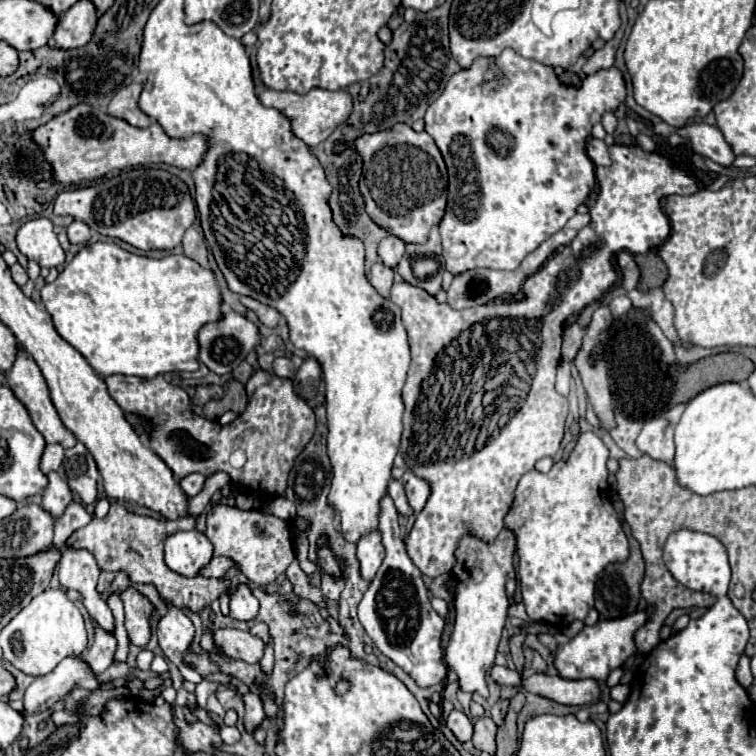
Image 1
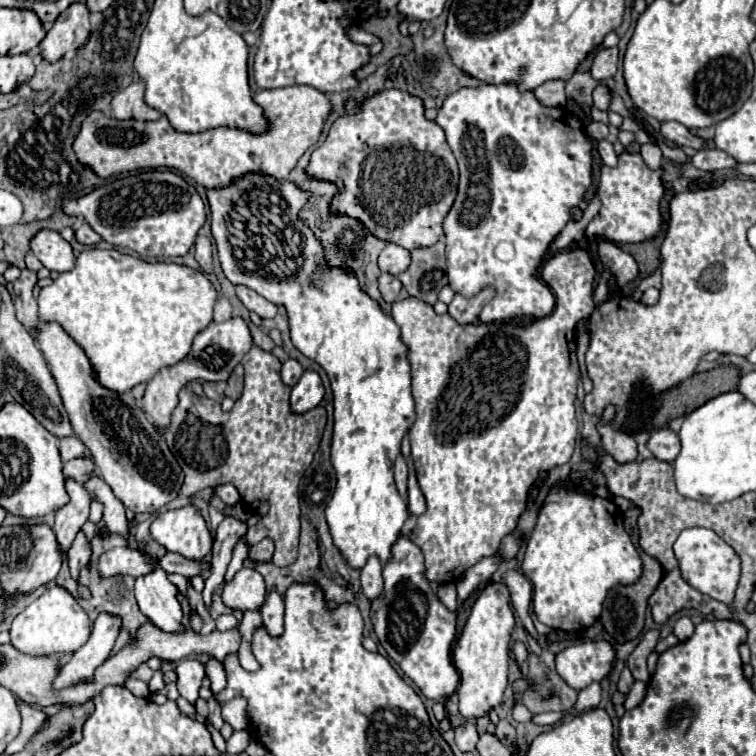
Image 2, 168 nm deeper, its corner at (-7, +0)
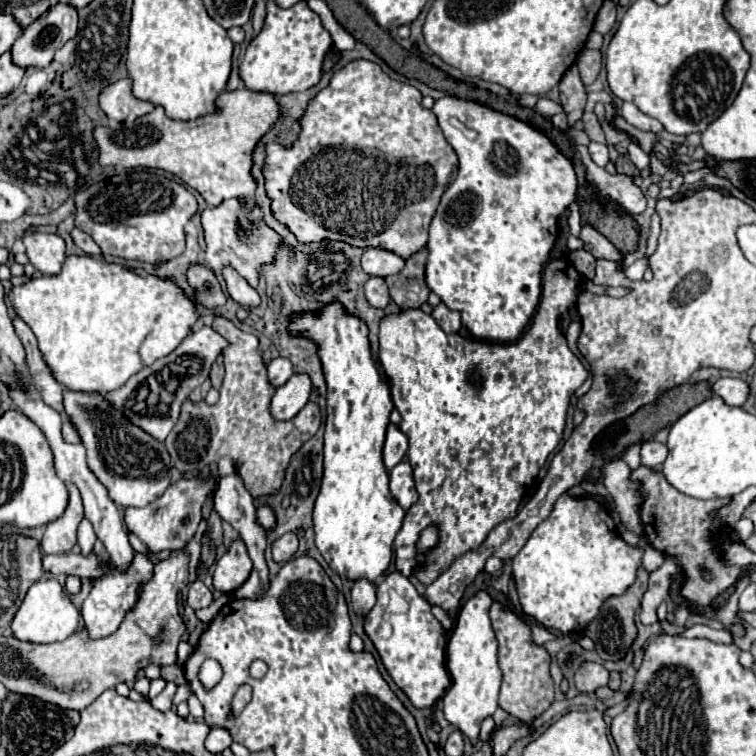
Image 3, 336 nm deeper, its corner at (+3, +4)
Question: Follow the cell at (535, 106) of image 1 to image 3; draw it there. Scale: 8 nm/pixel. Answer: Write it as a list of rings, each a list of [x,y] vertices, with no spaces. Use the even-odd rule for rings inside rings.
[[[446,95],[442,99],[438,99],[432,107],[432,113],[438,117],[438,123],[440,123],[440,129],[444,133],[444,137],[448,139],[448,143],[452,145],[452,149],[456,151],[458,155],[458,175],[454,179],[454,183],[446,189],[446,193],[442,195],[442,201],[438,205],[438,211],[432,219],[432,225],[430,225],[430,239],[428,239],[428,263],[426,263],[426,283],[430,287],[430,291],[434,291],[444,303],[448,309],[456,309],[460,311],[462,315],[462,325],[478,339],[482,341],[502,341],[502,343],[510,343],[510,341],[516,341],[520,337],[520,333],[524,331],[524,327],[528,325],[530,317],[534,315],[536,307],[538,307],[538,291],[542,287],[542,269],[544,265],[548,263],[548,255],[550,255],[550,249],[554,247],[554,241],[556,241],[556,235],[558,235],[558,217],[560,213],[576,199],[576,189],[578,189],[578,183],[576,183],[576,175],[574,175],[574,167],[572,167],[572,161],[554,145],[554,141],[542,133],[540,129],[536,129],[534,125],[526,123],[526,121],[520,121],[516,117],[510,117],[510,115],[504,115],[500,111],[494,111],[478,101],[466,101],[466,99],[458,99],[454,95]],[[450,119],[458,119],[460,123],[464,123],[468,129],[476,131],[478,137],[476,139],[466,139],[458,129],[454,129],[450,125]]]

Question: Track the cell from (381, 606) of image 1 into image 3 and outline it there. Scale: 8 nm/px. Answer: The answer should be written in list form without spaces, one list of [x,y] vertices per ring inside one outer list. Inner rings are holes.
[[[392,571],[380,579],[376,597],[378,601],[364,621],[366,635],[378,649],[390,677],[408,695],[414,707],[422,709],[434,705],[446,693],[446,687],[450,687],[450,675],[446,671],[444,657],[446,649],[444,627],[432,615],[430,603],[416,591],[410,579],[404,577],[400,571]],[[380,623],[388,623],[392,627],[390,637],[382,637],[378,633]]]

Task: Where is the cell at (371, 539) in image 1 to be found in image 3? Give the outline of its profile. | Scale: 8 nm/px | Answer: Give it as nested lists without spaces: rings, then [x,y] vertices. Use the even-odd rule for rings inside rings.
[[[360,577],[354,581],[352,587],[352,609],[356,611],[356,615],[366,615],[376,603],[376,587],[366,579]]]

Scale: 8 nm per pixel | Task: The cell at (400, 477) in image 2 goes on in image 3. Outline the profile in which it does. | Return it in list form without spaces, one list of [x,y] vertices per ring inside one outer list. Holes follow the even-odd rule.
[[[390,423],[388,431],[386,431],[386,443],[384,443],[384,465],[388,471],[394,469],[394,465],[398,465],[408,449],[408,439],[406,435]]]

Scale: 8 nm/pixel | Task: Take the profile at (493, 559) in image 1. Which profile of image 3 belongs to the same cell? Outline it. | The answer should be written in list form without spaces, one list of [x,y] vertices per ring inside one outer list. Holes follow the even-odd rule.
[[[486,591],[476,593],[464,603],[460,613],[456,615],[456,623],[450,633],[448,651],[446,651],[448,653],[446,667],[450,671],[452,685],[446,689],[442,697],[444,717],[456,729],[460,729],[472,743],[476,743],[478,739],[482,719],[492,715],[498,707],[498,691],[502,681],[502,673],[496,659],[498,643],[490,625],[490,615],[488,615],[490,605],[492,605],[492,599]]]

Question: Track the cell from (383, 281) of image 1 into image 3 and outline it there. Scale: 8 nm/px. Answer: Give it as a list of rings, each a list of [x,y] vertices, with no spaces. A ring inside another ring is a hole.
[[[370,277],[364,285],[364,291],[366,291],[366,299],[370,301],[370,305],[374,307],[380,307],[384,309],[390,301],[390,295],[388,295],[388,287],[386,287],[386,281],[384,279],[378,279],[378,277]]]

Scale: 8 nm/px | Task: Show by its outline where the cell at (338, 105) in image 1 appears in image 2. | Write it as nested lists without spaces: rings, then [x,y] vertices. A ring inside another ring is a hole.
[[[306,87],[262,89],[254,93],[254,103],[264,109],[268,129],[264,133],[250,133],[232,127],[214,127],[202,133],[180,133],[162,115],[156,121],[118,121],[94,111],[84,119],[74,151],[80,163],[88,163],[100,177],[110,177],[122,171],[136,169],[176,169],[206,189],[228,187],[234,179],[246,173],[270,175],[278,181],[286,179],[298,157],[314,145],[320,137],[322,125],[330,113],[330,101],[324,93]]]

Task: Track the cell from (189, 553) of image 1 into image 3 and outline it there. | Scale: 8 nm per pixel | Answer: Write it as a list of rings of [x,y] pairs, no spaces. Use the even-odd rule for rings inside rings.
[[[182,477],[180,481],[172,483],[166,489],[166,493],[162,497],[158,497],[154,503],[150,503],[142,509],[128,507],[126,515],[124,515],[124,523],[126,523],[130,533],[134,533],[136,537],[140,537],[148,545],[150,551],[154,551],[154,553],[180,551],[192,541],[192,537],[194,537],[194,533],[202,521],[200,509],[204,505],[210,489],[214,489],[212,479],[202,481],[196,477],[190,477],[190,479]]]

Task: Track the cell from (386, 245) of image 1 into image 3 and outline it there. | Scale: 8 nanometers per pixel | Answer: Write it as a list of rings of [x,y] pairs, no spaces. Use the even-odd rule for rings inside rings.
[[[364,249],[362,255],[362,269],[368,275],[376,275],[376,277],[388,277],[388,275],[396,275],[400,269],[404,267],[404,259],[400,255],[394,255],[392,251],[386,249]]]

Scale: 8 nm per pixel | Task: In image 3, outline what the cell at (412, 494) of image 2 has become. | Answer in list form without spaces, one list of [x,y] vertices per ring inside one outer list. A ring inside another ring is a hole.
[[[408,461],[398,463],[390,471],[390,491],[402,509],[410,509],[418,501],[418,493],[414,489],[412,479],[412,467],[408,465]]]

